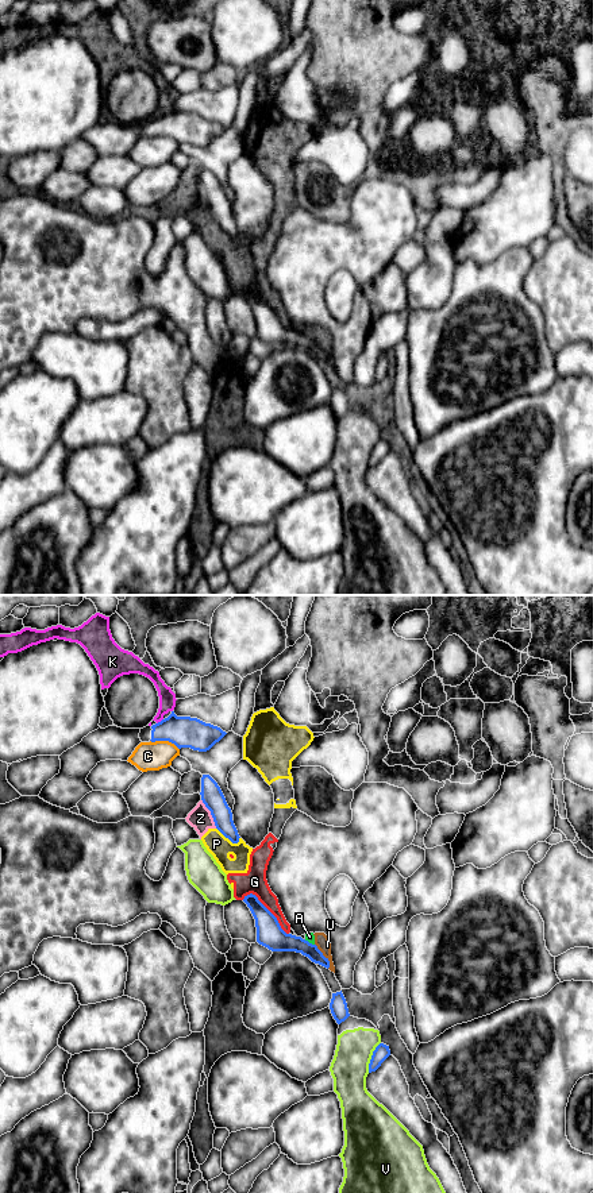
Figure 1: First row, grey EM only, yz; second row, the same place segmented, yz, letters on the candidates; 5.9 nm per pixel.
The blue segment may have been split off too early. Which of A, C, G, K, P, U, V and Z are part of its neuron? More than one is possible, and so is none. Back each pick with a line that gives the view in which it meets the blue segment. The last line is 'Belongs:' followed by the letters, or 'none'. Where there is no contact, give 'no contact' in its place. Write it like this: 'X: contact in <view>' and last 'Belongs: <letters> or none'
Belongs: none

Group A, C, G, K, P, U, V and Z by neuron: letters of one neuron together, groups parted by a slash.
A G K P U Z / C / V

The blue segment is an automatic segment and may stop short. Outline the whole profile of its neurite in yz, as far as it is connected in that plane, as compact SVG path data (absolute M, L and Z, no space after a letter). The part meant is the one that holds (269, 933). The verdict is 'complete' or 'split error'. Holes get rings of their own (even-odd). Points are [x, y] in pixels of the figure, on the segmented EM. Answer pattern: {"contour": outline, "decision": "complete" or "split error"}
{"contour": "M253 893L244 896L243 901L250 908L257 927L257 942L272 951L296 951L308 957L312 962L330 968L330 961L316 945L301 937L286 934L277 918Z", "decision": "complete"}

